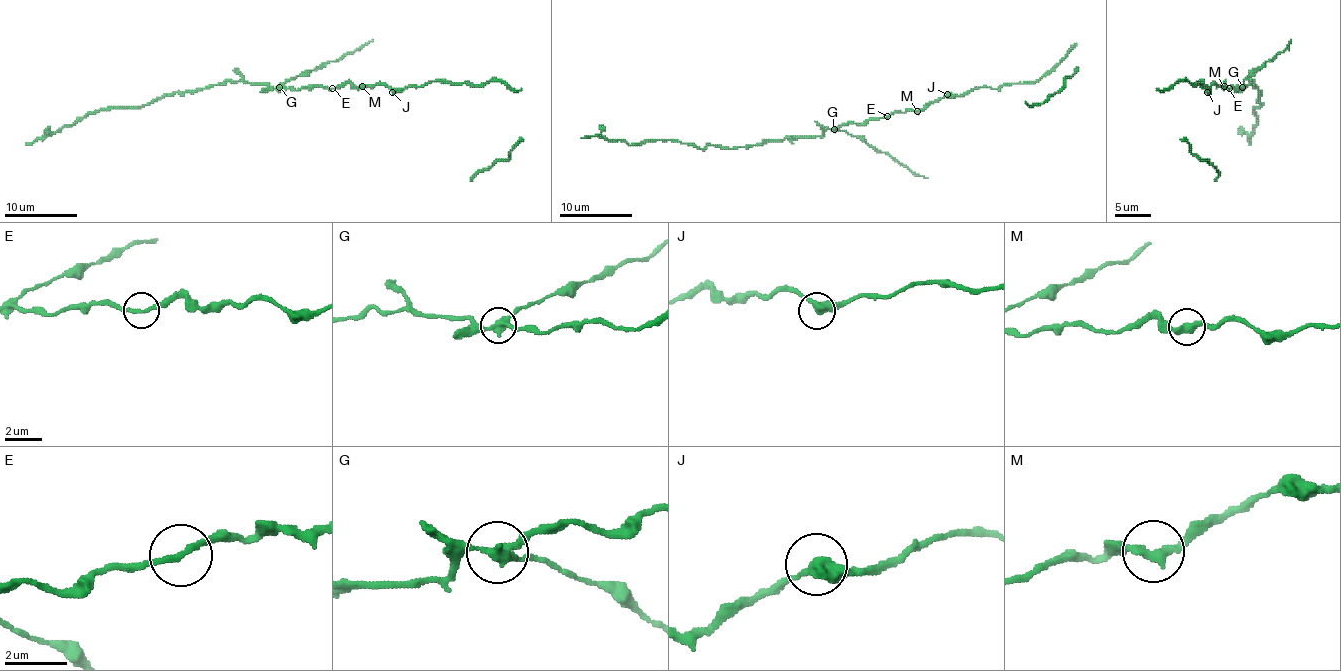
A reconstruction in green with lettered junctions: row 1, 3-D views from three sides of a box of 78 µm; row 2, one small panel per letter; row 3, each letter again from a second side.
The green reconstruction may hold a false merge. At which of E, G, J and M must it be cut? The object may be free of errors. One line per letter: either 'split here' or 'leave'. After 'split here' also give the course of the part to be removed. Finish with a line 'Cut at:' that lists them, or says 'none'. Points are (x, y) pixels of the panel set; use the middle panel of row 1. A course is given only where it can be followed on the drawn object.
E: leave
G: split here | (833, 129), (860, 136), (927, 178)
J: leave
M: leave
Cut at: G

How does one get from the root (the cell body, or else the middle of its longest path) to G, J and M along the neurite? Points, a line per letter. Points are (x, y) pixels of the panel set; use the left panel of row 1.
G: (332, 88), (302, 86), (291, 90), (278, 86)
J: (332, 88), (347, 83), (356, 86), (385, 85), (392, 92)
M: (332, 88), (347, 83), (362, 86)

